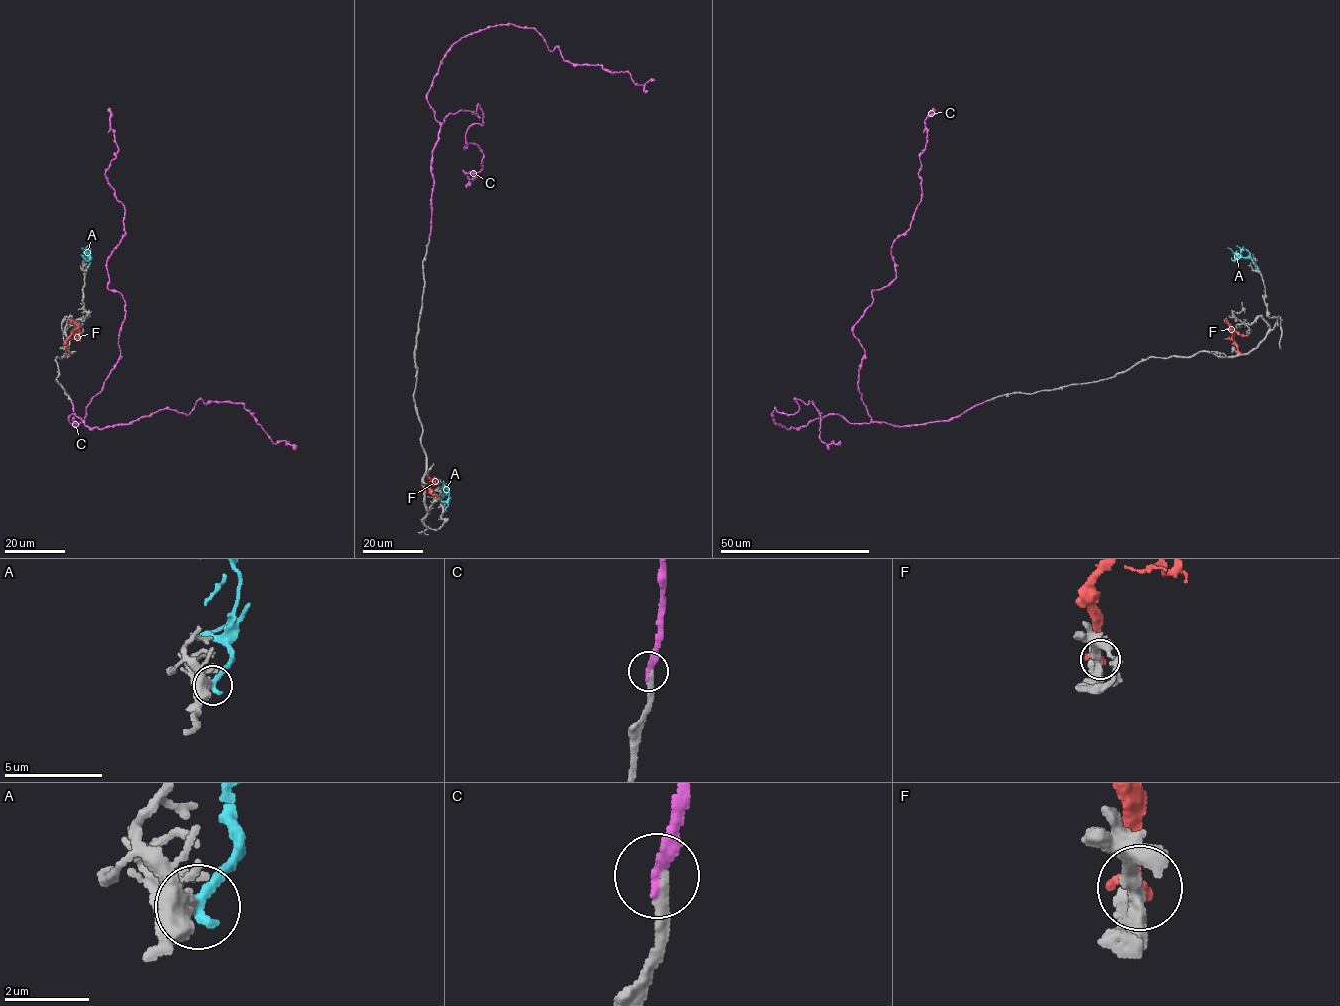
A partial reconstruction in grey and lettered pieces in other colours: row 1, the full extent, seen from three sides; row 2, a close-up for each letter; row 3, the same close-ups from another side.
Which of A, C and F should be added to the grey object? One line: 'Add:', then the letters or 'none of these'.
Add: C

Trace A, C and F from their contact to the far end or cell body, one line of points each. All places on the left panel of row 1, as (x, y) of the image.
A: (87, 267), (90, 259), (83, 250), (85, 249), (89, 255), (86, 258)
C: (71, 401), (74, 426), (125, 314), (108, 288), (125, 235), (105, 175), (109, 109)
F: (67, 353), (67, 338), (75, 329), (77, 339)

